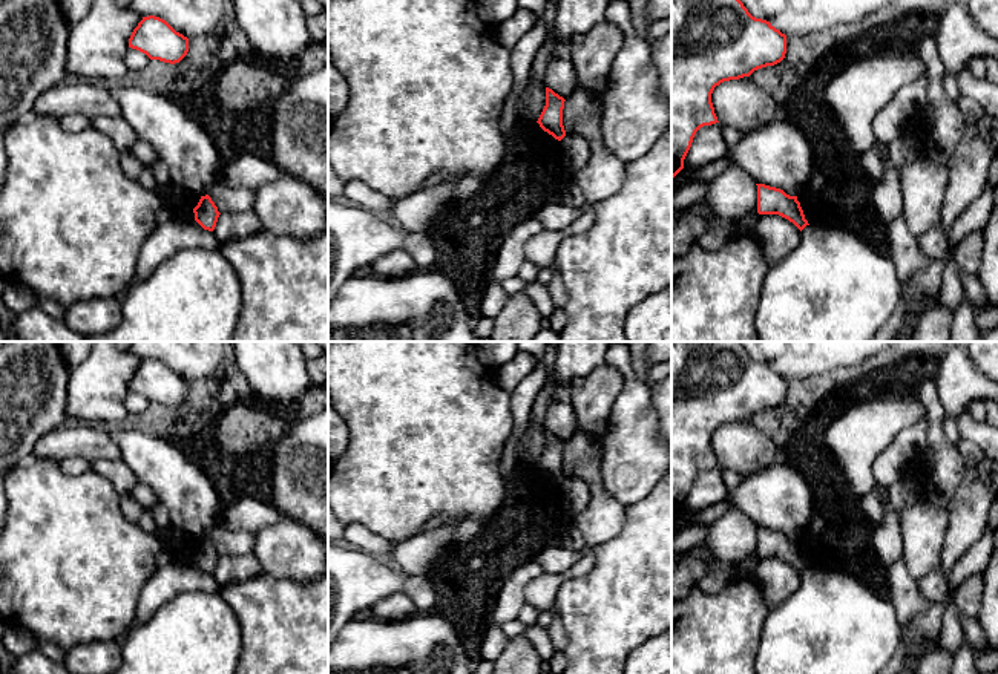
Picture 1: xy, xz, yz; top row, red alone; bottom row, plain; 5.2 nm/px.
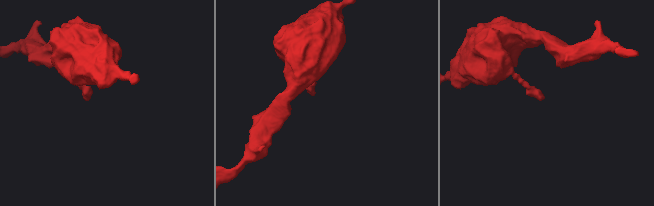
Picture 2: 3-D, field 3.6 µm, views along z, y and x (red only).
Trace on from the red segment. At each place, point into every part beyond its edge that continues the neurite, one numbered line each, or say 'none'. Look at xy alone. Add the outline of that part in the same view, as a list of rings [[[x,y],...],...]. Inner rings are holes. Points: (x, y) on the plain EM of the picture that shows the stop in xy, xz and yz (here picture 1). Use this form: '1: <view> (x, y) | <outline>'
none

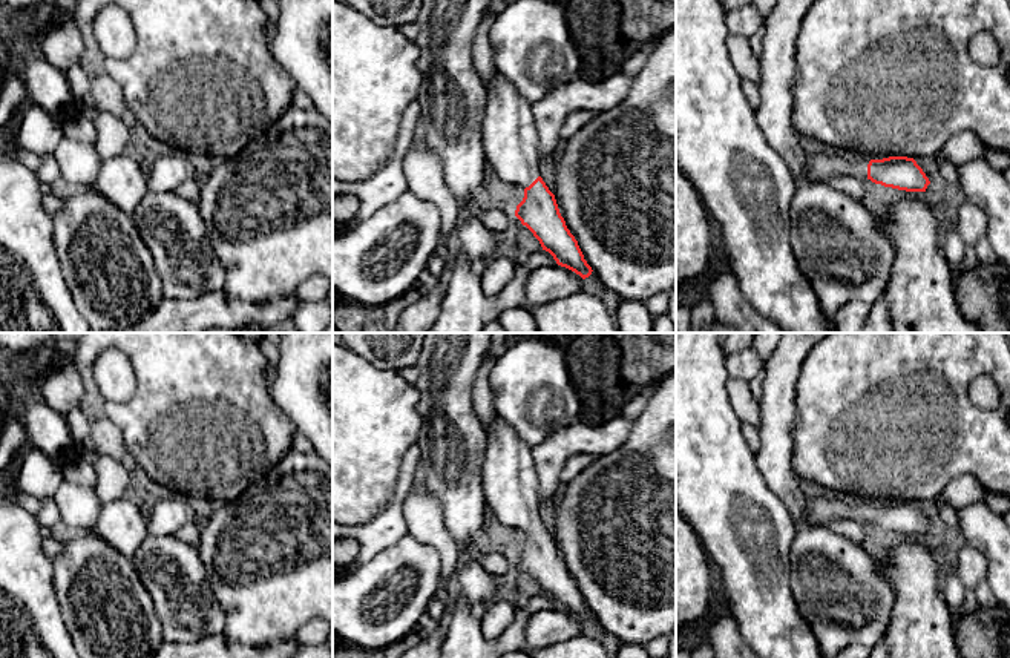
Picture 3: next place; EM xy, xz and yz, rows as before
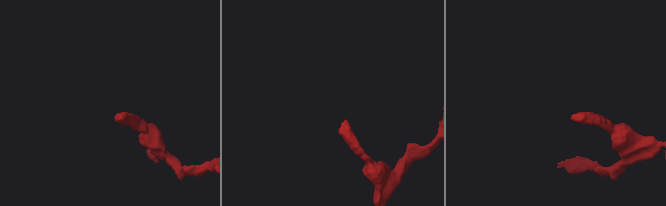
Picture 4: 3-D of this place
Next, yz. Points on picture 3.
1: yz (820, 511) | [[[806,494],[806,508],[802,520],[806,523],[815,523],[817,526],[826,526],[834,520],[855,520],[867,523],[867,508],[871,503],[861,502],[851,505],[841,498],[820,498]]]

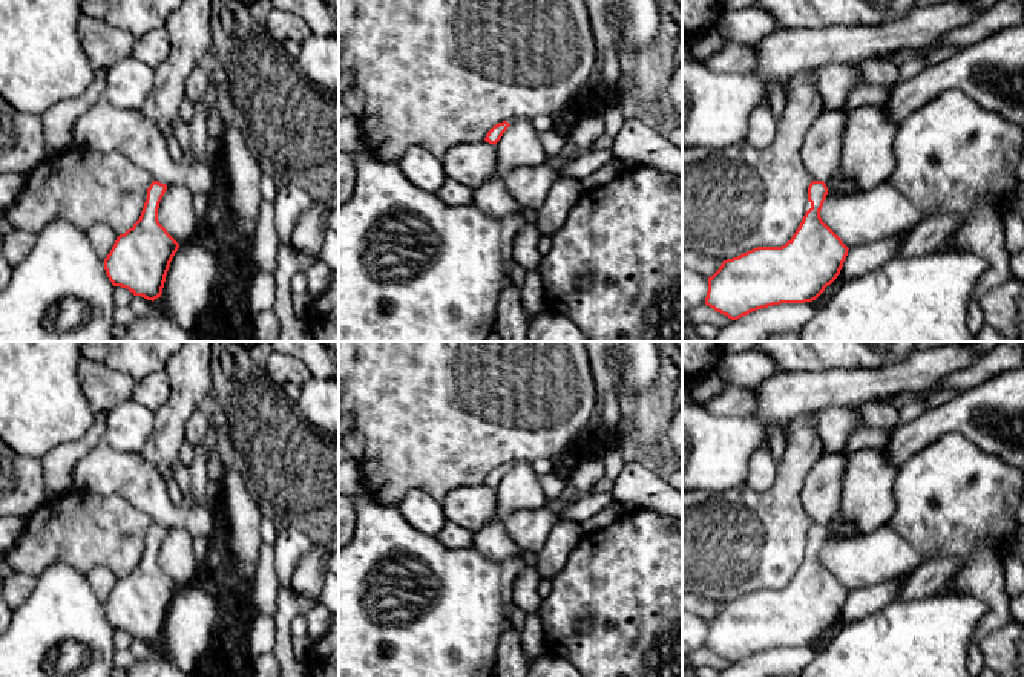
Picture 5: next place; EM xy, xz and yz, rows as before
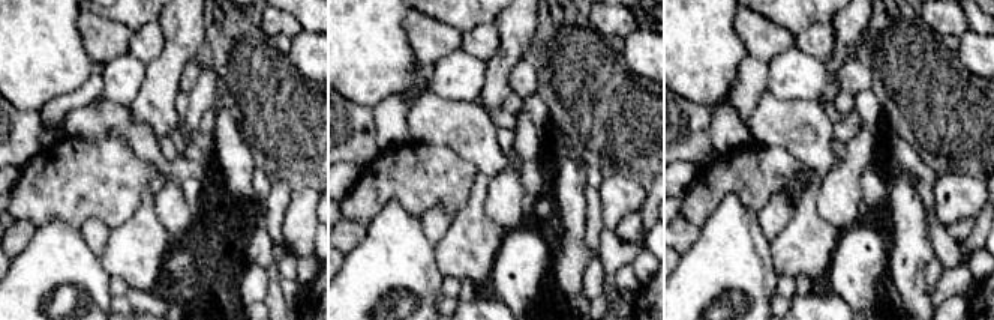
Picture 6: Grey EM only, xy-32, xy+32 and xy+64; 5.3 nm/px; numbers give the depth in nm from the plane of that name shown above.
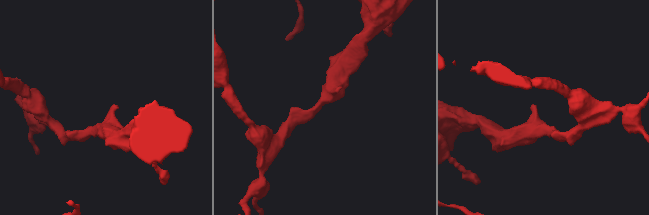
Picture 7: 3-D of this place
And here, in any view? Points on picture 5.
none

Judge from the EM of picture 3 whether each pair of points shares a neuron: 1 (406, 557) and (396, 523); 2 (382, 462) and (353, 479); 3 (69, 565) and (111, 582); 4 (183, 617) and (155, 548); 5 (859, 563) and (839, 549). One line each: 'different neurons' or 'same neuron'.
1: different neurons
2: same neuron
3: same neuron
4: same neuron
5: same neuron

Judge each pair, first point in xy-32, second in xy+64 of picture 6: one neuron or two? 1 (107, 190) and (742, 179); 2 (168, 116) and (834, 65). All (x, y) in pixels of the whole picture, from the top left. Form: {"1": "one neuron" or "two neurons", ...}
{"1": "one neuron", "2": "one neuron"}

